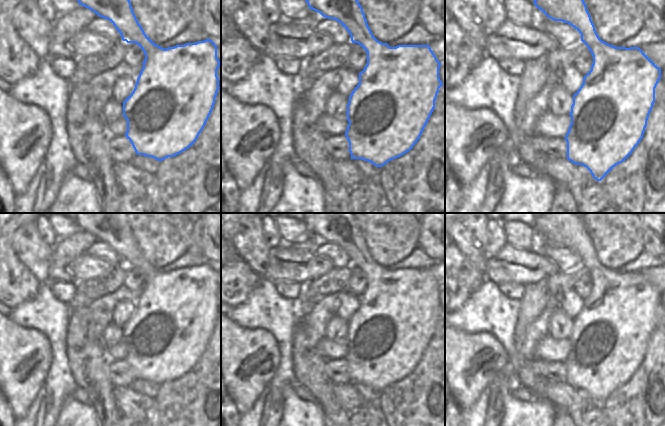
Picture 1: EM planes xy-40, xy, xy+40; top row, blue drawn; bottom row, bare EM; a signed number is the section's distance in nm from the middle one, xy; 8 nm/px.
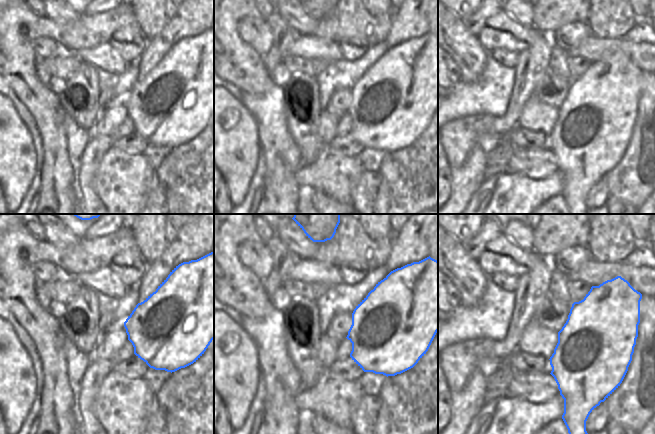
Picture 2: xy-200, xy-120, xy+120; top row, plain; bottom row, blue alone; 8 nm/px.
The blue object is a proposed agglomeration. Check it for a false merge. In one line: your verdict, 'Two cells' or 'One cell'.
One cell

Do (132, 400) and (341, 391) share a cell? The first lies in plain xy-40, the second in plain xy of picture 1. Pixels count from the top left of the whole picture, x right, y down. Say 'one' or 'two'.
one

